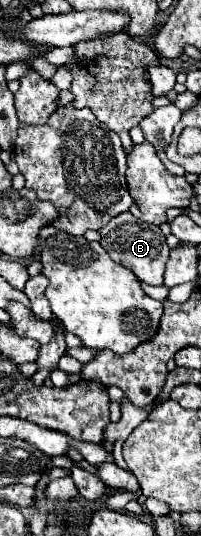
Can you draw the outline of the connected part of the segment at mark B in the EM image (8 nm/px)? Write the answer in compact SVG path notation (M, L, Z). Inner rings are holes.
M126 211L126 213L120 213L118 217L114 217L112 221L108 221L100 229L100 235L102 235L100 245L106 249L106 253L114 261L118 261L126 269L130 269L140 281L144 281L148 285L162 285L164 265L168 261L170 249L166 245L166 237L162 235L158 225L150 225L146 221L140 221L130 211Z

